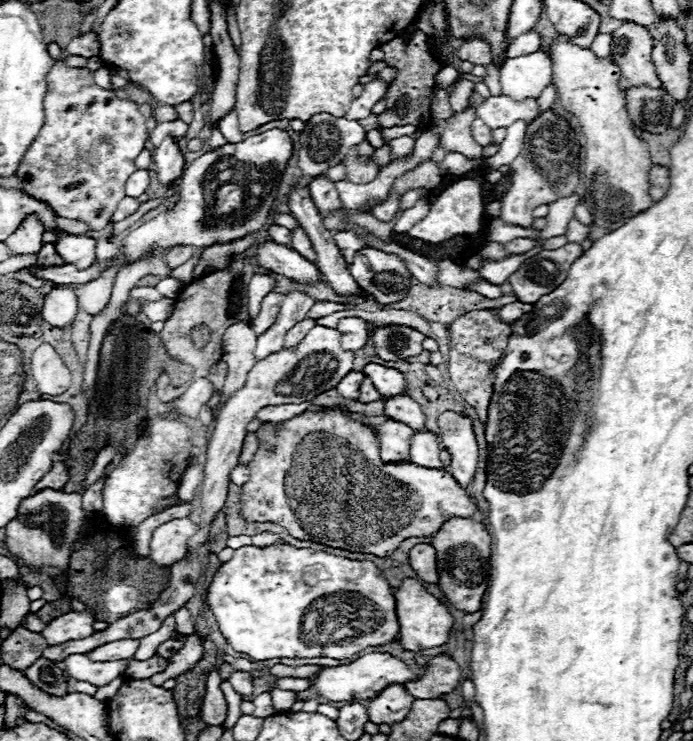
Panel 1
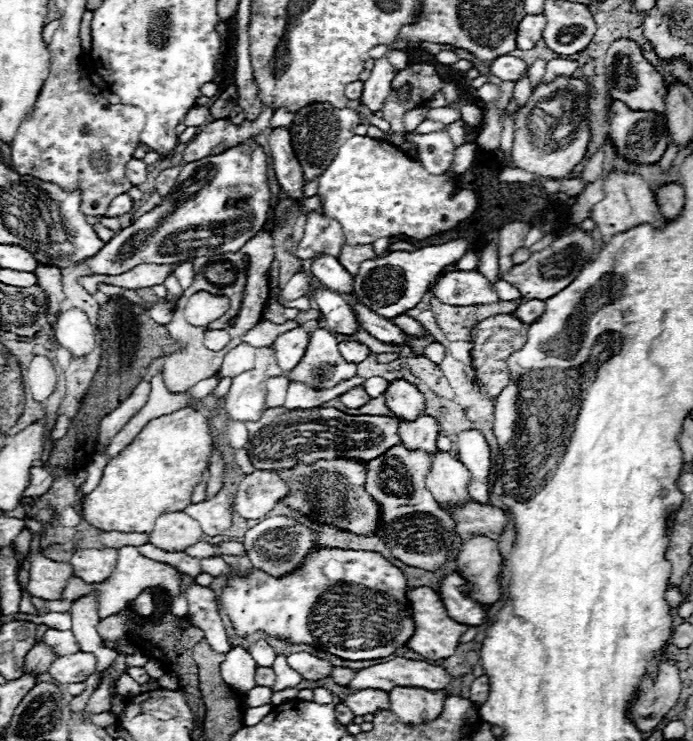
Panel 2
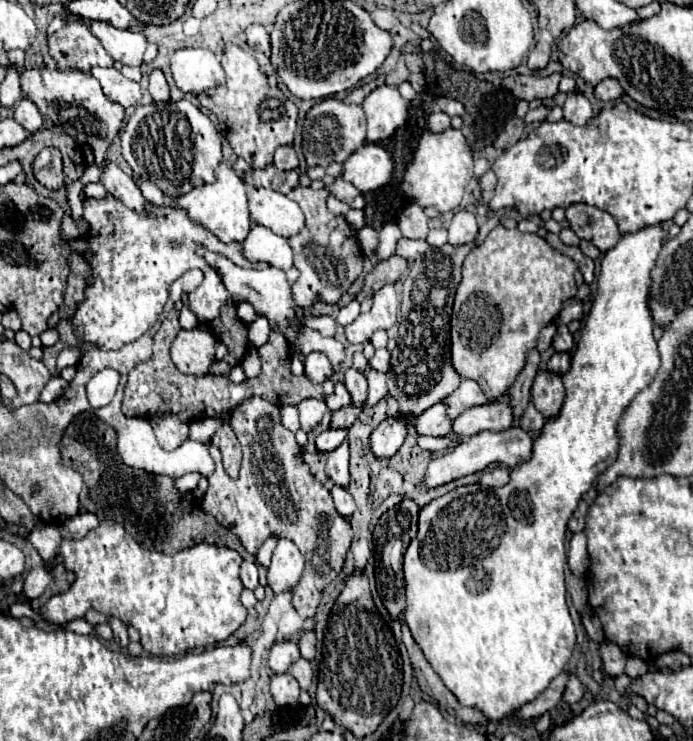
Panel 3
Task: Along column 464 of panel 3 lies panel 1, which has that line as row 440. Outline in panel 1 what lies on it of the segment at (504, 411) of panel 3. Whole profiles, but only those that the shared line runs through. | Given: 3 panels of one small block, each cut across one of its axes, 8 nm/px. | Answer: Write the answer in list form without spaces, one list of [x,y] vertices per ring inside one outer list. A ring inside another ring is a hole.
[[[418,430],[412,436],[410,444],[410,460],[418,466],[426,468],[442,468],[442,462],[438,460],[440,452],[440,438],[438,434],[430,430]]]

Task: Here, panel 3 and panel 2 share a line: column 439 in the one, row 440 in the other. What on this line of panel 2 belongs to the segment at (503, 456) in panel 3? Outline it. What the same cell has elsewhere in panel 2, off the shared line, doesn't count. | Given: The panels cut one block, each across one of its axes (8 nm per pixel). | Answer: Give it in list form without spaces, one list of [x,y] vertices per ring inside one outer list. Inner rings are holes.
[[[466,430],[458,434],[458,460],[472,472],[470,482],[472,500],[488,504],[490,446],[478,430]]]

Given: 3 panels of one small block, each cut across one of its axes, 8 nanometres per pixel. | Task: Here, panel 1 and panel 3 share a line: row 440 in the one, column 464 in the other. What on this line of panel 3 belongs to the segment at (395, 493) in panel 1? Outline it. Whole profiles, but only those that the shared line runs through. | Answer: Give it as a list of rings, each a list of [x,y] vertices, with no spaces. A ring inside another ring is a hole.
[[[502,224],[492,228],[486,240],[466,256],[462,266],[462,280],[454,296],[450,318],[450,352],[452,366],[460,374],[460,378],[476,380],[490,402],[504,398],[516,376],[522,372],[526,354],[536,348],[540,330],[556,320],[566,300],[576,296],[576,270],[578,264],[570,256],[560,254],[538,234],[524,234],[518,228],[508,230]]]

